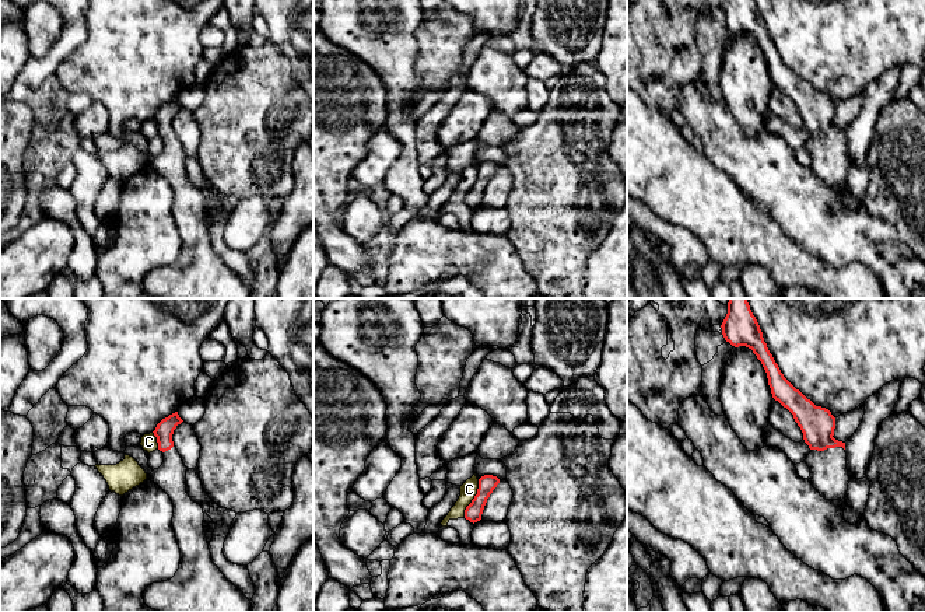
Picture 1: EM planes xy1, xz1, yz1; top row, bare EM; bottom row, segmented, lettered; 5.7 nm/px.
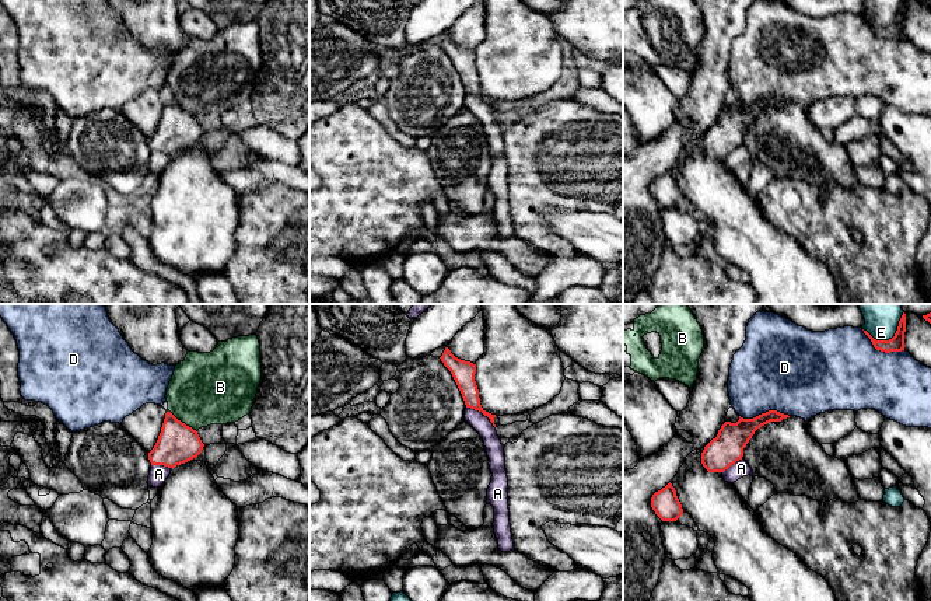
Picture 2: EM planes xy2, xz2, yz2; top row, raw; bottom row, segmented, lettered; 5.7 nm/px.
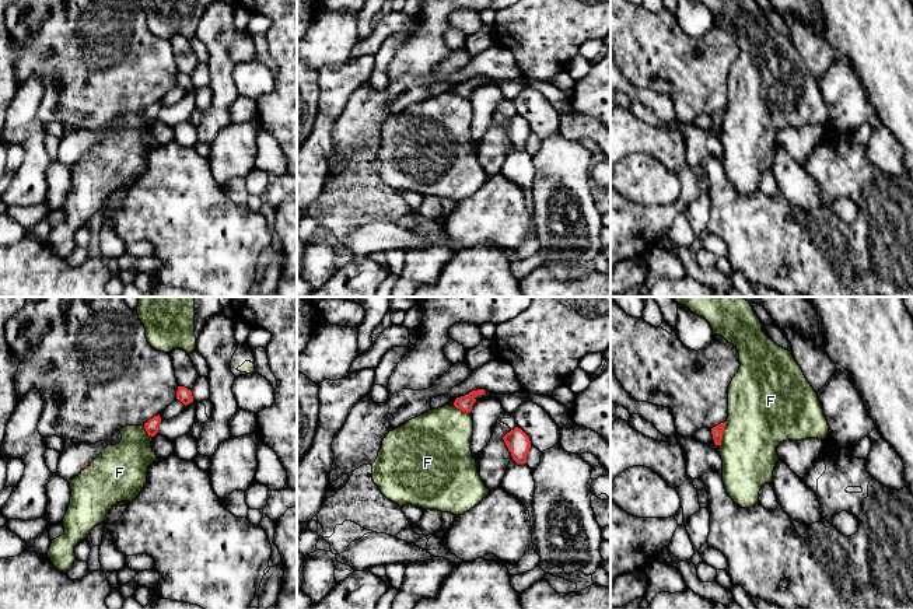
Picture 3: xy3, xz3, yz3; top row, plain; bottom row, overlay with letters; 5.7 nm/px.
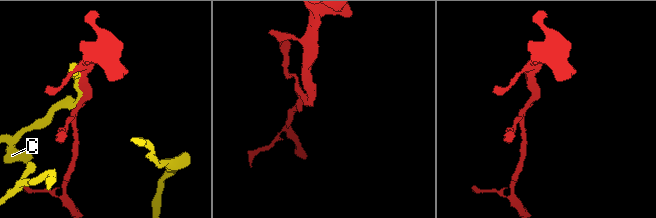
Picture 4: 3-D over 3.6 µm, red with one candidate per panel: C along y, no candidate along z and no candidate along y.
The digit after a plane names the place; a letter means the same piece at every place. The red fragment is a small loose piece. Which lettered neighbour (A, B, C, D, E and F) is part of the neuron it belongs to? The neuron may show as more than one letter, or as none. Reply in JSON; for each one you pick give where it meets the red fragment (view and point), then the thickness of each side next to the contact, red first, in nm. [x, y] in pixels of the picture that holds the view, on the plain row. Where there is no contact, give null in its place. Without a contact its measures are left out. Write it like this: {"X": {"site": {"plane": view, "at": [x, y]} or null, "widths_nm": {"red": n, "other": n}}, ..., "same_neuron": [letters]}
{"same_neuron": []}

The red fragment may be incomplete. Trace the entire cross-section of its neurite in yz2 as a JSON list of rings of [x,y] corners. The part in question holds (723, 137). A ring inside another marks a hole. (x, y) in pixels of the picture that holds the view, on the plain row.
[[[769,97],[753,105],[739,102],[736,109],[725,108],[715,125],[713,125],[701,139],[701,150],[708,158],[724,158],[736,147],[742,146],[743,134],[757,115],[770,109],[790,104],[777,97]]]

